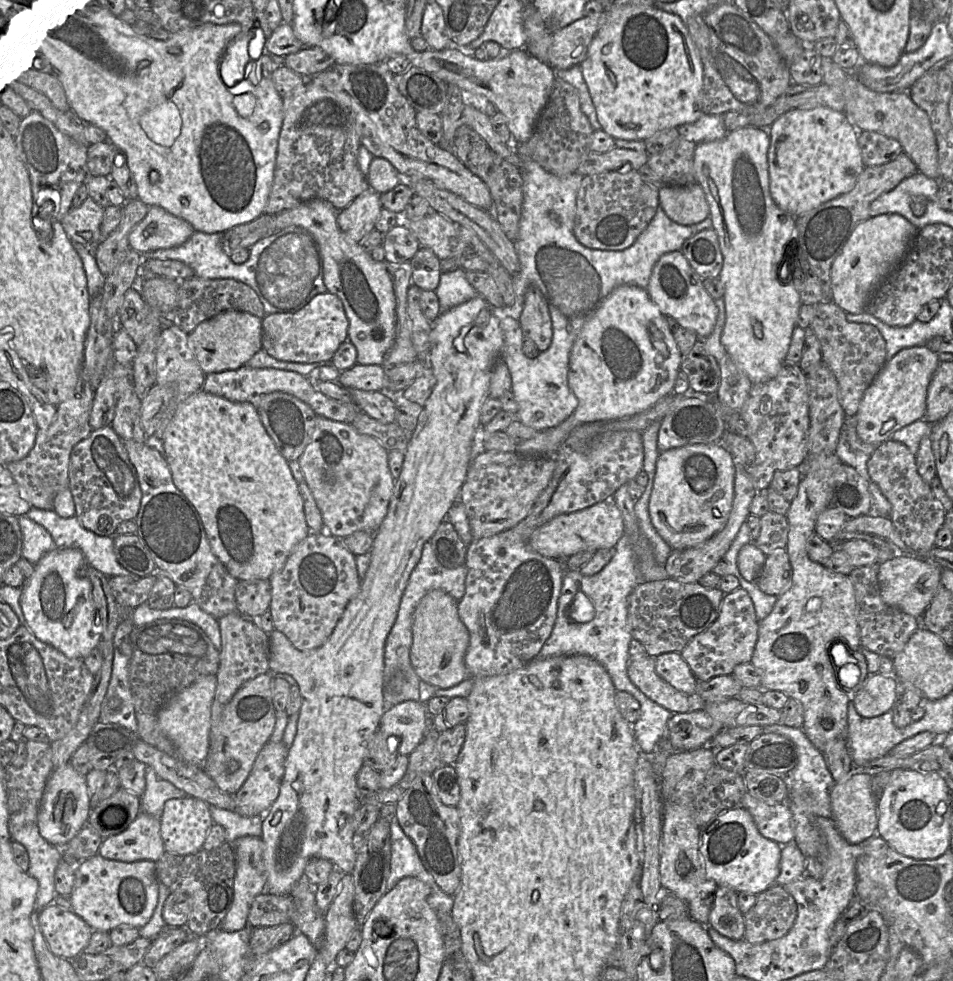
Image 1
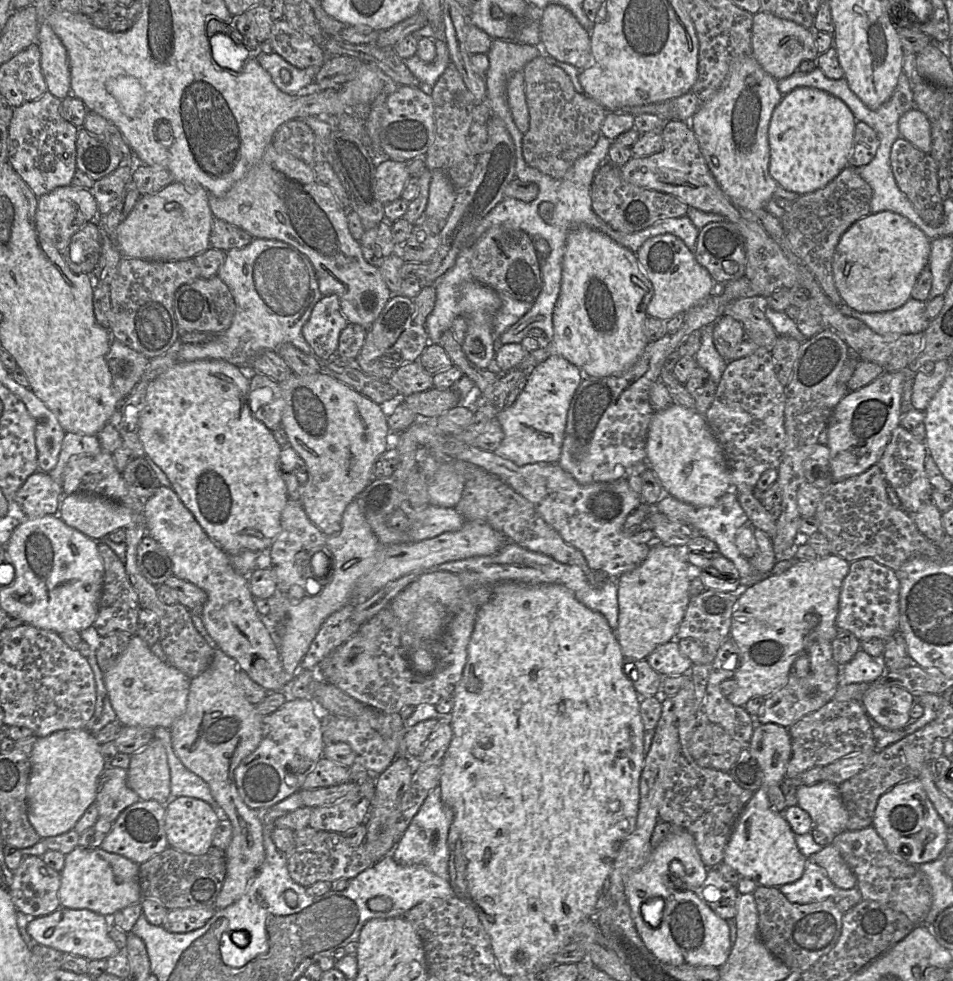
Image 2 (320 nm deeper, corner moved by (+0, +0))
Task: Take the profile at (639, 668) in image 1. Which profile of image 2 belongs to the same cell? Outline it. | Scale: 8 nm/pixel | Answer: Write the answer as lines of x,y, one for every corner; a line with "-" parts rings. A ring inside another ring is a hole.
830,554
825,557
817,557
811,560
801,560
795,561
794,565
778,575
768,575
767,577
763,578
759,582
755,583
754,585
748,587
737,599
734,610
732,613
732,620
731,620
731,628
730,628
730,636
738,646
740,650
740,667
735,672
733,678
737,682
736,689
727,696
727,699
735,706
744,706
749,699
762,696
768,697
774,692
783,688
789,679
791,674
791,667
794,661
804,655
808,654
809,648
816,640
828,640
832,642
837,635
838,628
836,625
836,618
838,615
839,609
839,598
842,588
842,583
844,578
849,572
850,563
843,559
840,556

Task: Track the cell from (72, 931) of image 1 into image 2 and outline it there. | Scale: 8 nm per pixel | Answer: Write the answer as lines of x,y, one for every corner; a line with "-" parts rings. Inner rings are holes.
59,907
46,916
36,917
27,924
27,933
39,944
54,948
62,953
85,957
89,960
108,959
123,951
109,936
112,916
103,916
88,909

